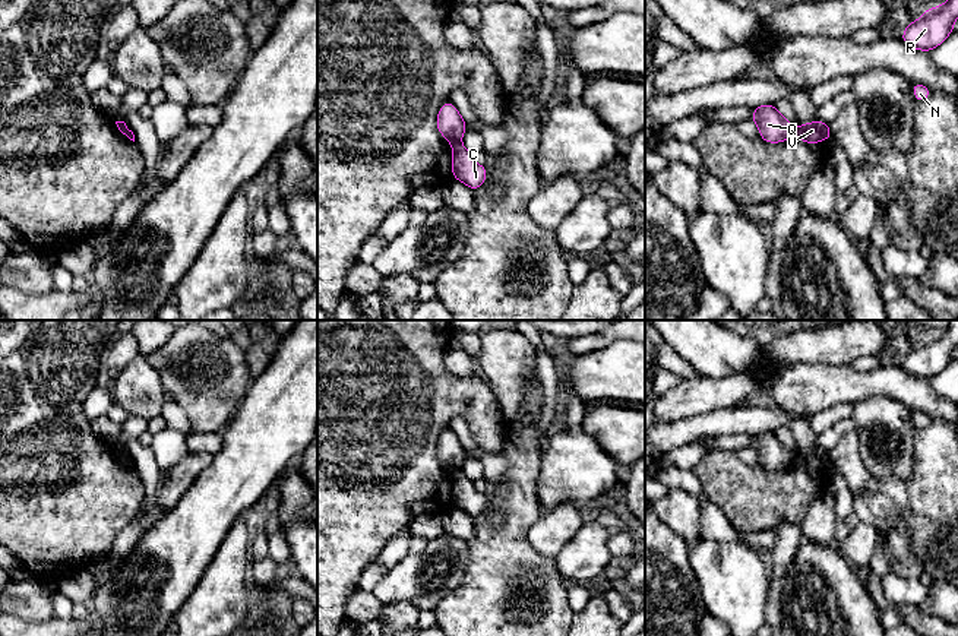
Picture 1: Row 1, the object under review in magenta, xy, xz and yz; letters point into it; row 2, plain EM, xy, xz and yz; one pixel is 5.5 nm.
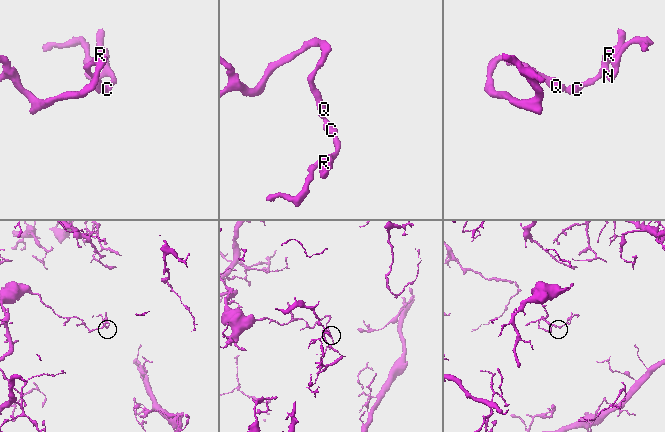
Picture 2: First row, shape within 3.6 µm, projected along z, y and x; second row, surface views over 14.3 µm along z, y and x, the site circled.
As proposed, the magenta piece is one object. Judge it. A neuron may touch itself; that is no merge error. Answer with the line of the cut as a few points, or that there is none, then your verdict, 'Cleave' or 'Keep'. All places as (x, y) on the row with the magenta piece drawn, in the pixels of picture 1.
Split along xz (458, 139), (452, 144). Cleave

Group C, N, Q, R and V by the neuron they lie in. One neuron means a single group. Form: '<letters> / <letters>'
C N R V / Q

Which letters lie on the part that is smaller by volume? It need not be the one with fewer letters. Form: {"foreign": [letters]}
{"foreign": ["C", "N", "R", "V"]}

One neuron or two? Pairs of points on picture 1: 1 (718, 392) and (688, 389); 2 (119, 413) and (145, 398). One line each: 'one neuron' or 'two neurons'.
1: one neuron
2: two neurons

